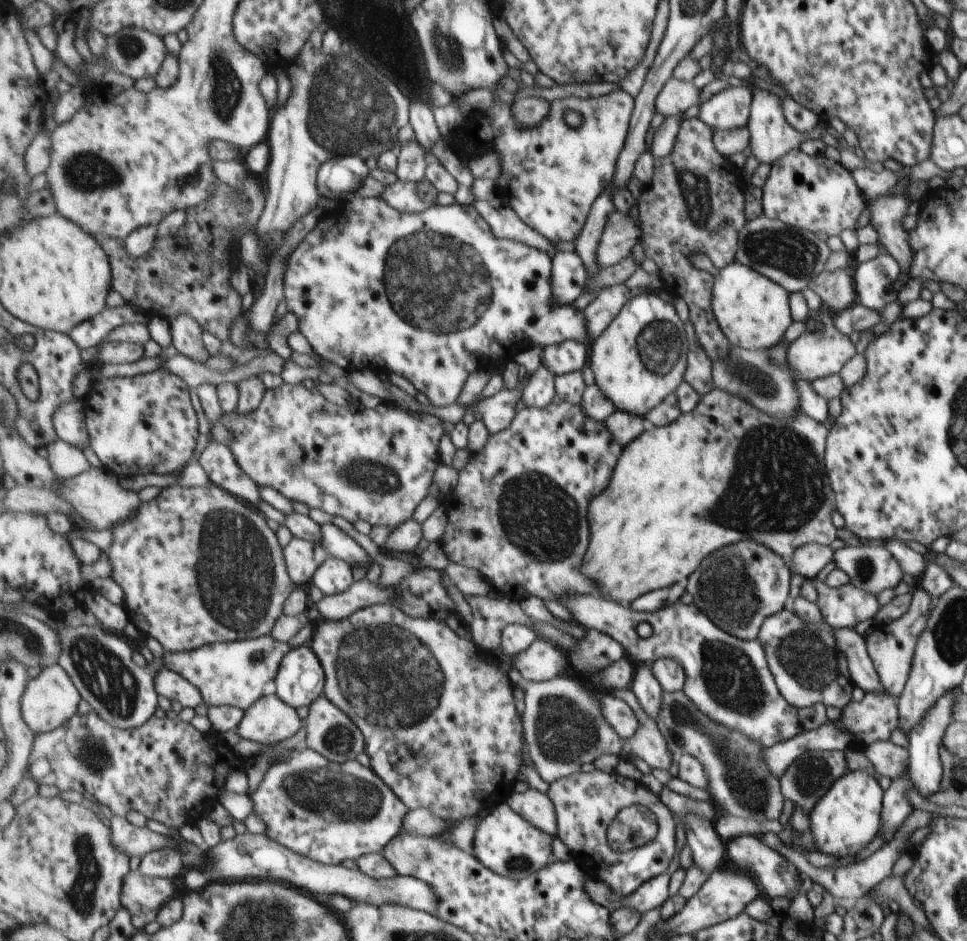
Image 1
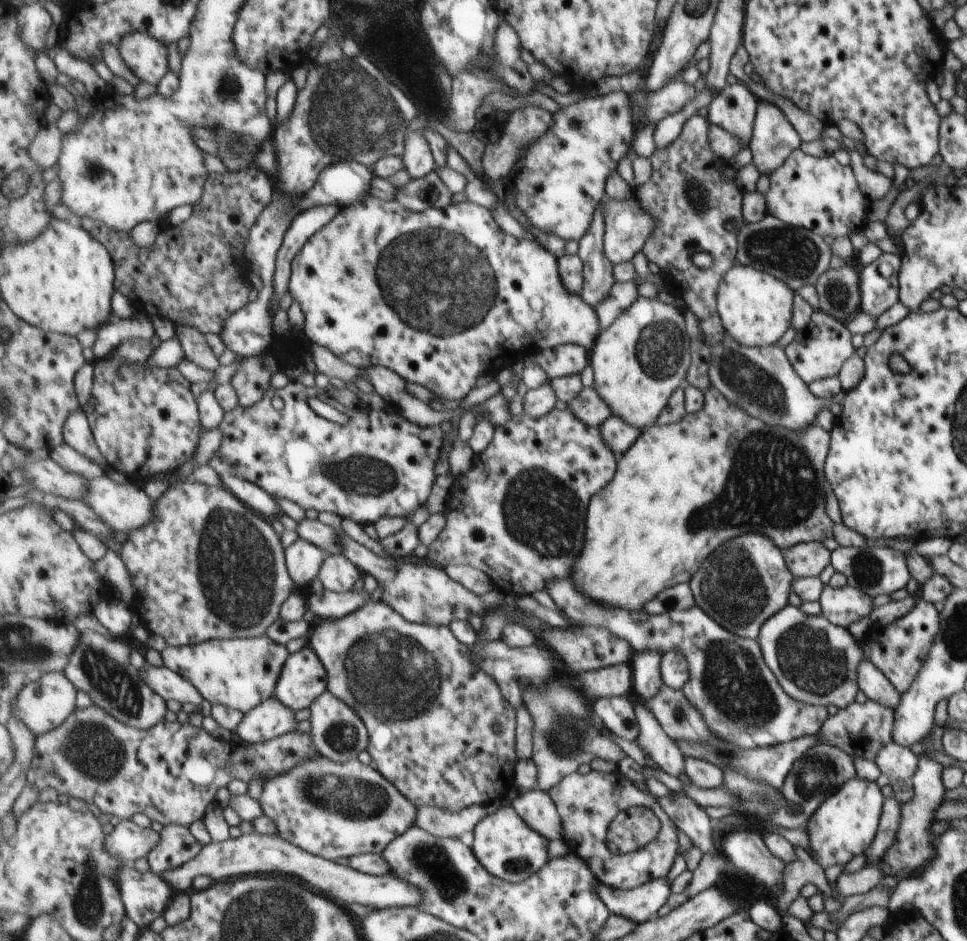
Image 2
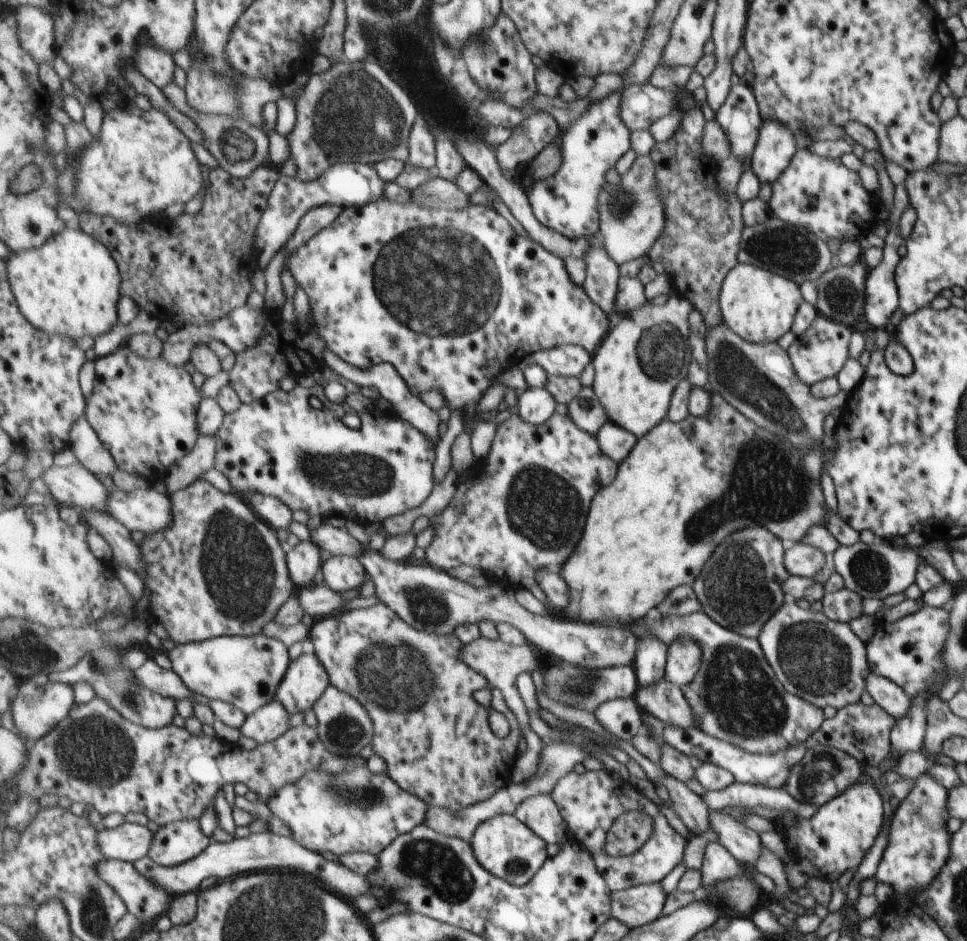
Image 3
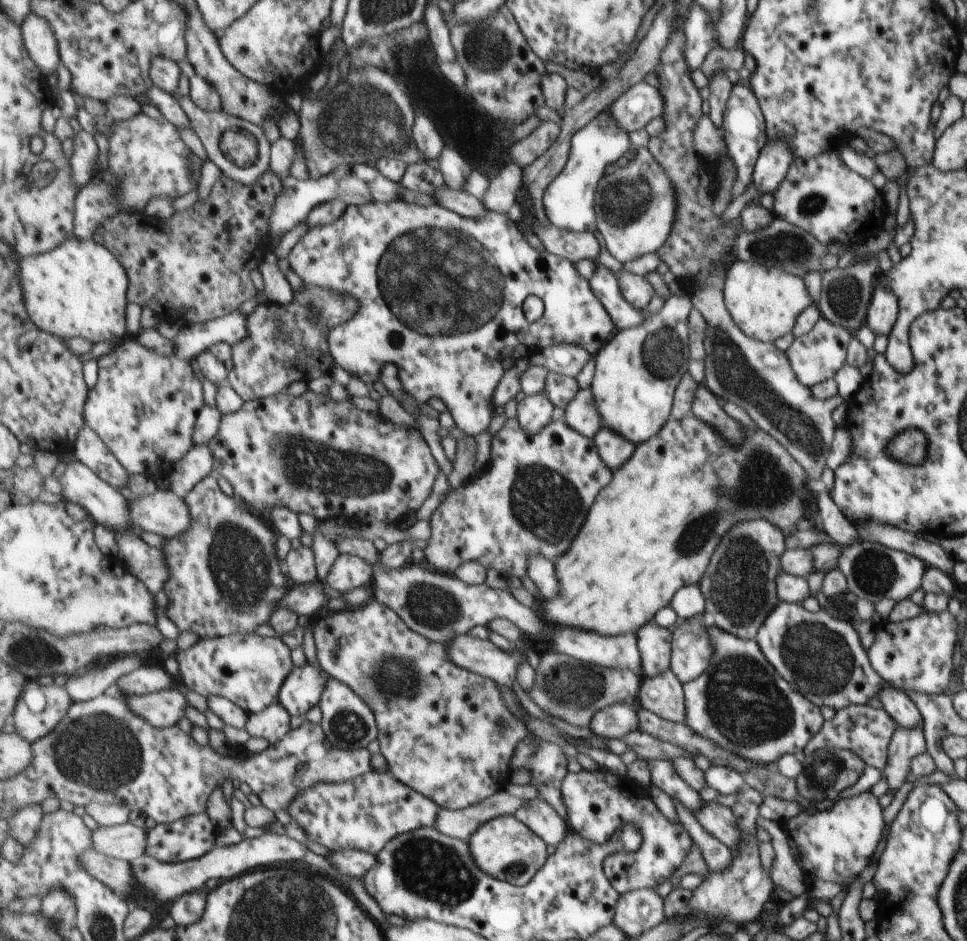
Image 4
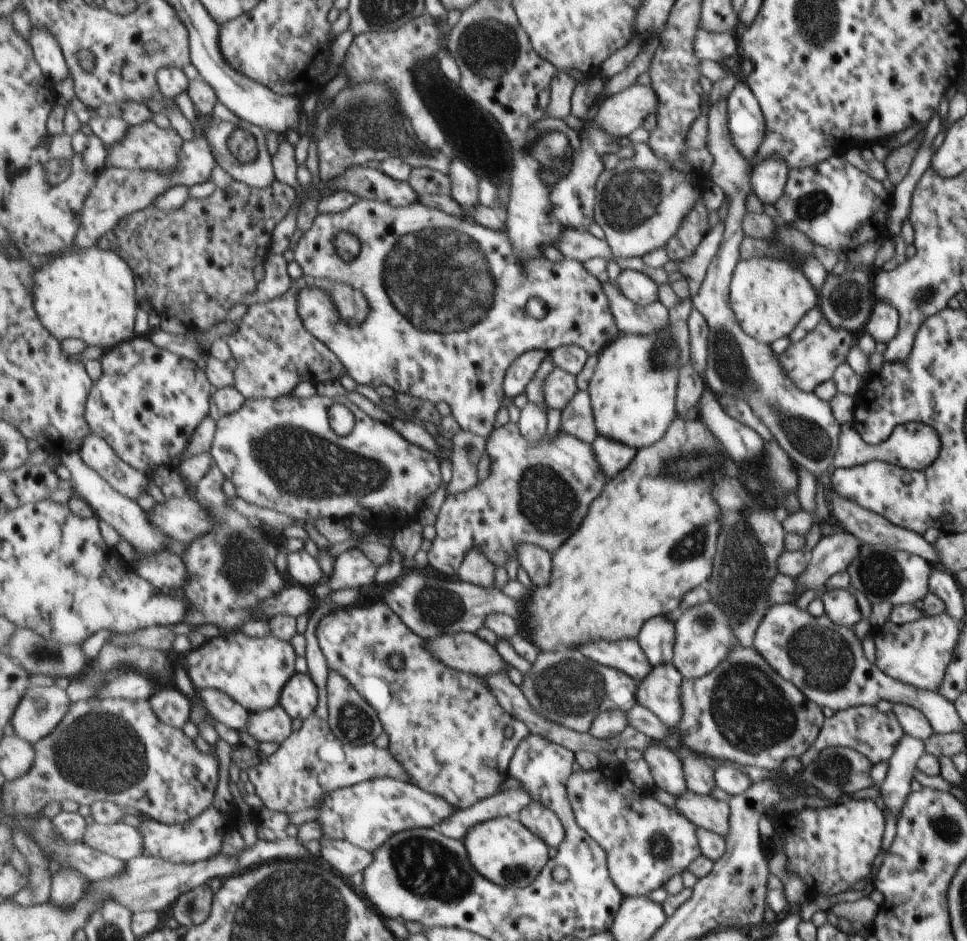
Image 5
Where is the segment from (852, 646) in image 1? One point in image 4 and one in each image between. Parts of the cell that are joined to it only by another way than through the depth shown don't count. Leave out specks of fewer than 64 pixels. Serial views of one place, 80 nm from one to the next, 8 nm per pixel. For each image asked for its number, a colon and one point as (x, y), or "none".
2: (876, 688)
3: (891, 698)
4: (895, 702)

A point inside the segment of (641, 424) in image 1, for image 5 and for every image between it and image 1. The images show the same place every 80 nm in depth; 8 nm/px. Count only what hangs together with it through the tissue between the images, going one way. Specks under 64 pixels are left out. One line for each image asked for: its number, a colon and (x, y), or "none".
2: (620, 436)
3: (617, 443)
4: (615, 450)
5: (613, 457)

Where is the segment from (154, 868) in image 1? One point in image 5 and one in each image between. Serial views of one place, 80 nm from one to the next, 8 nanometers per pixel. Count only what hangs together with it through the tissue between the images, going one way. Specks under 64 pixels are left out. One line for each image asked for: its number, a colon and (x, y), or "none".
2: (177, 846)
3: (181, 841)
4: (188, 839)
5: (201, 839)

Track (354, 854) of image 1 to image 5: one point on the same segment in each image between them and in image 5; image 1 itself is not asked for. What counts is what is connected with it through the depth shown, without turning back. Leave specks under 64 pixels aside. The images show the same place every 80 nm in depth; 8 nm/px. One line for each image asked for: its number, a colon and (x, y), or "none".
2: (335, 810)
3: (359, 811)
4: (366, 814)
5: (368, 814)

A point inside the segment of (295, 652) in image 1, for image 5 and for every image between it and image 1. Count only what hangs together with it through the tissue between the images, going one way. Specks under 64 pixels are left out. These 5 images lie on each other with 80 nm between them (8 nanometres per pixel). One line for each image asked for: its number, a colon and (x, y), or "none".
2: (304, 679)
3: (307, 680)
4: (304, 688)
5: (300, 697)

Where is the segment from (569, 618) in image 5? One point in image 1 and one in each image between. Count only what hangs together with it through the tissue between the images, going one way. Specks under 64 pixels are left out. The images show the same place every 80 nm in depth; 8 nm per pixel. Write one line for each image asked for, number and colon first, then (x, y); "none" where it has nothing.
1: (654, 523)
2: (683, 488)
3: (686, 485)
4: (622, 568)

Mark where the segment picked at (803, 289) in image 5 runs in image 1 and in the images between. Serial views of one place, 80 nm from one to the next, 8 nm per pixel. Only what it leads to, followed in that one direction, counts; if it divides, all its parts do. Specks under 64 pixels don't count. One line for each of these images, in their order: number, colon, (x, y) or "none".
1: (752, 311)
2: (755, 308)
3: (757, 305)
4: (764, 302)

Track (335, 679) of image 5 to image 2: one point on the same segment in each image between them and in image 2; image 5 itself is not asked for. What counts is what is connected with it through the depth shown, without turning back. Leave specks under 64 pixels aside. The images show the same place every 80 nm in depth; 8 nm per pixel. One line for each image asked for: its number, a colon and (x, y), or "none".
2: (339, 733)
3: (345, 726)
4: (349, 723)

